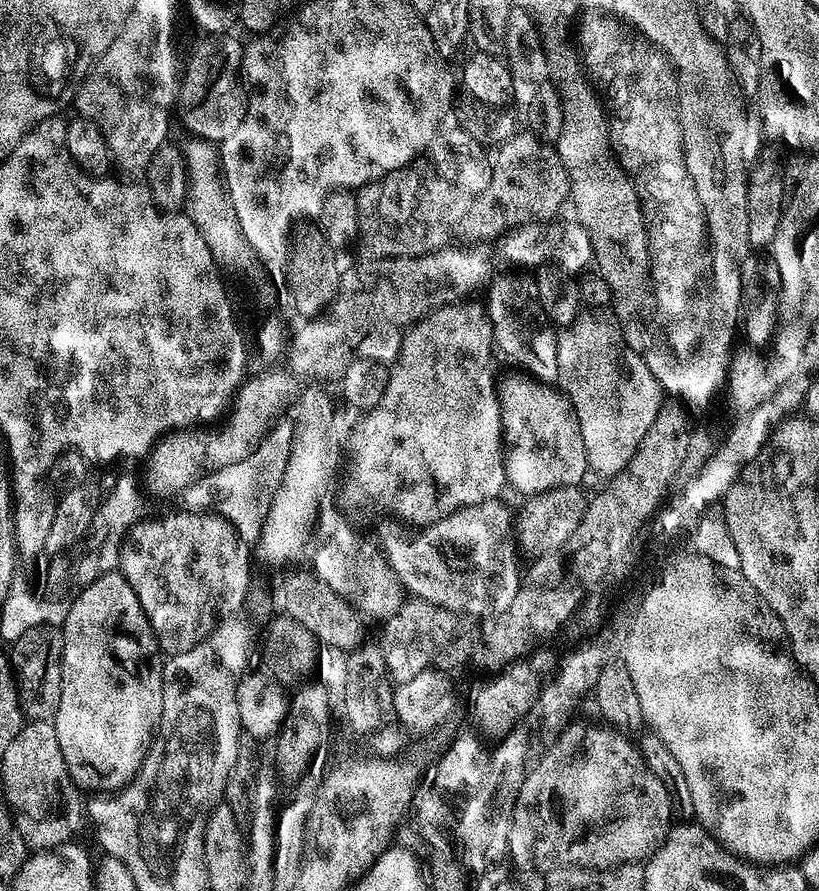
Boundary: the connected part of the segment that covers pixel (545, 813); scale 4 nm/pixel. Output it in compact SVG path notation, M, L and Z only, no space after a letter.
M569 723L558 736L555 737L543 750L544 757L537 759L523 774L520 789L516 800L512 804L512 811L507 817L508 820L508 852L512 860L520 868L537 868L541 874L547 874L558 868L615 868L618 864L635 864L647 861L648 857L656 851L660 841L668 834L670 821L673 819L672 807L668 801L666 788L662 786L644 762L644 755L640 753L639 747L632 744L625 733L603 723L596 724L575 724Z

